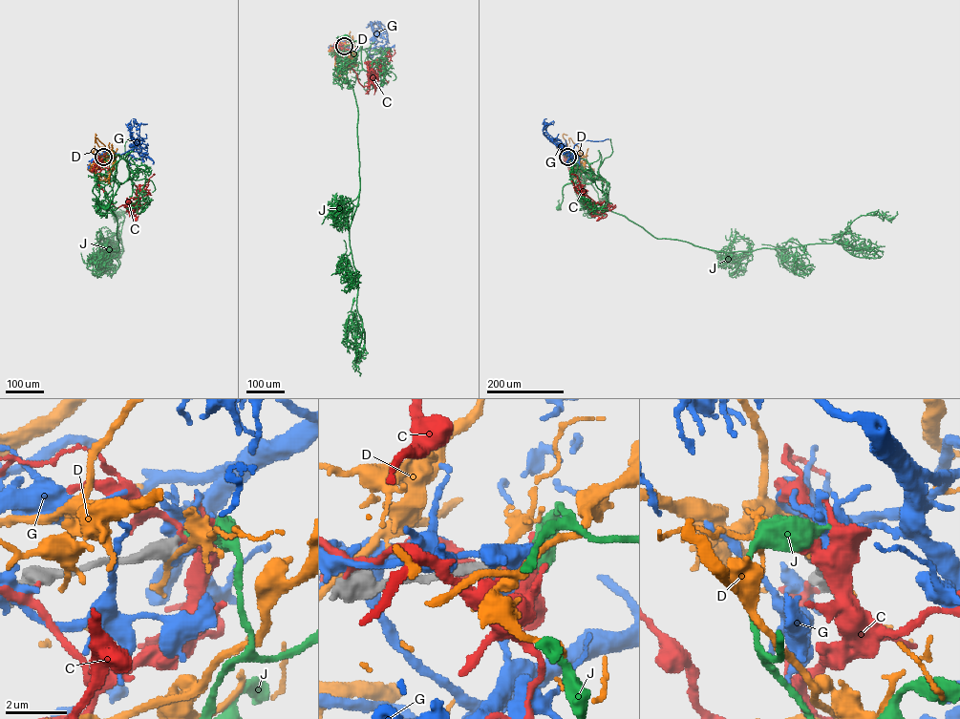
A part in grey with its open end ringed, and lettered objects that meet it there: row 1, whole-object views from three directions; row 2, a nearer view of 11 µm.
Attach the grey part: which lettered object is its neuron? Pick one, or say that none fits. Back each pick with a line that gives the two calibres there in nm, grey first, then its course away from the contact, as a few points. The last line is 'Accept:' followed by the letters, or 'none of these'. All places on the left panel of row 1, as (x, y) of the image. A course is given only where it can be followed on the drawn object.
J: calibres 460 and 160 nm; course (103, 157), (118, 154), (127, 162), (129, 171), (128, 179), (120, 182), (105, 208)
Accept: J

